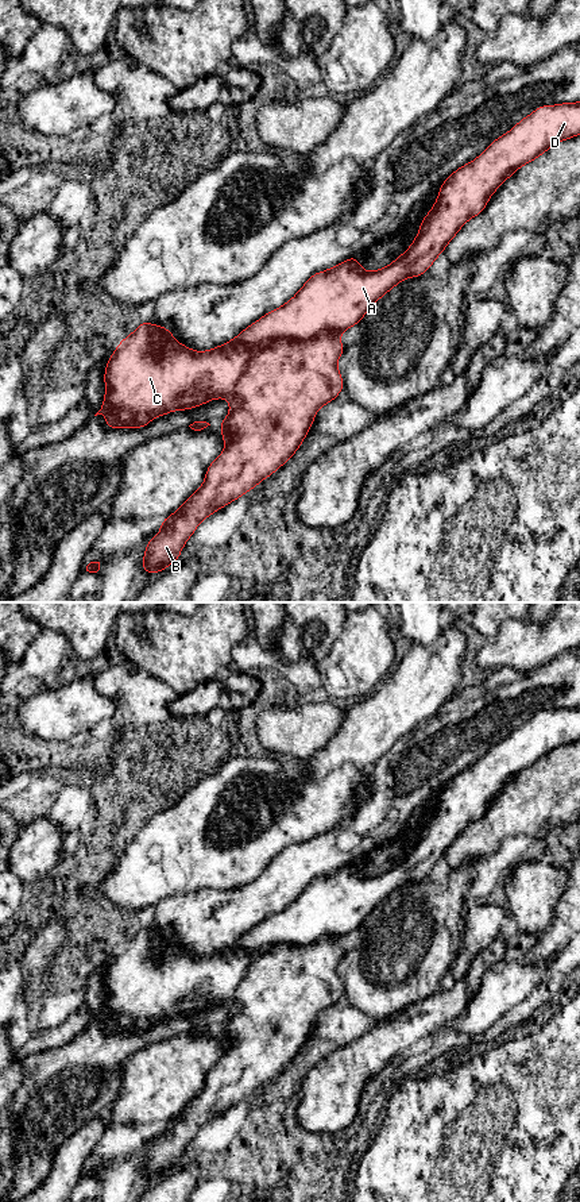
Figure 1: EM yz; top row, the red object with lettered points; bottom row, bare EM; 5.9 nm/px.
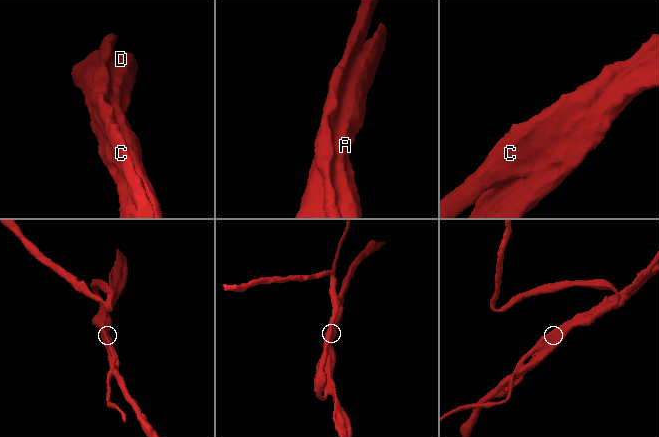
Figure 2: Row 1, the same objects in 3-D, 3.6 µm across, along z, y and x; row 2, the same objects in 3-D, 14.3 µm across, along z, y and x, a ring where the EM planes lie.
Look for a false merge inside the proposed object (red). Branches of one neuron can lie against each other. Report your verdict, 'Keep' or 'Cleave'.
Cleave

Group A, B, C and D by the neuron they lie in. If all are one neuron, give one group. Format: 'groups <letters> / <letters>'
groups A B D / C

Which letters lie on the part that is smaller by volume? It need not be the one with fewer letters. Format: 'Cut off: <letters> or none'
Cut off: C

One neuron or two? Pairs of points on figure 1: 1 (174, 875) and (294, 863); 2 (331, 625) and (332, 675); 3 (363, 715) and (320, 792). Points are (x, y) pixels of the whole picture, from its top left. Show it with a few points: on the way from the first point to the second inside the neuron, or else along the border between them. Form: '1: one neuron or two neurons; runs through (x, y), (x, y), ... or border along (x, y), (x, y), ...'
1: two neurons; border along (290, 846), (286, 846), (255, 878), (242, 886)
2: two neurons; border along (345, 619), (340, 635), (317, 663)
3: two neurons; border along (306, 763), (314, 778), (344, 765), (364, 771)

